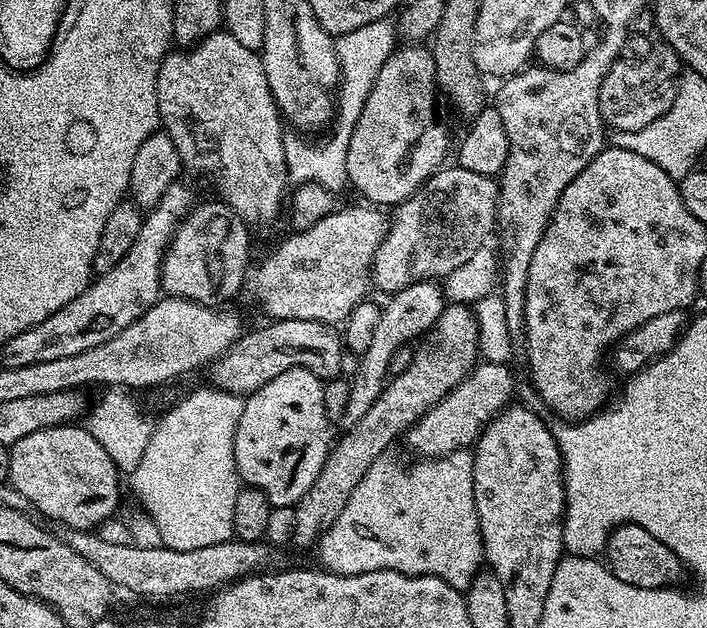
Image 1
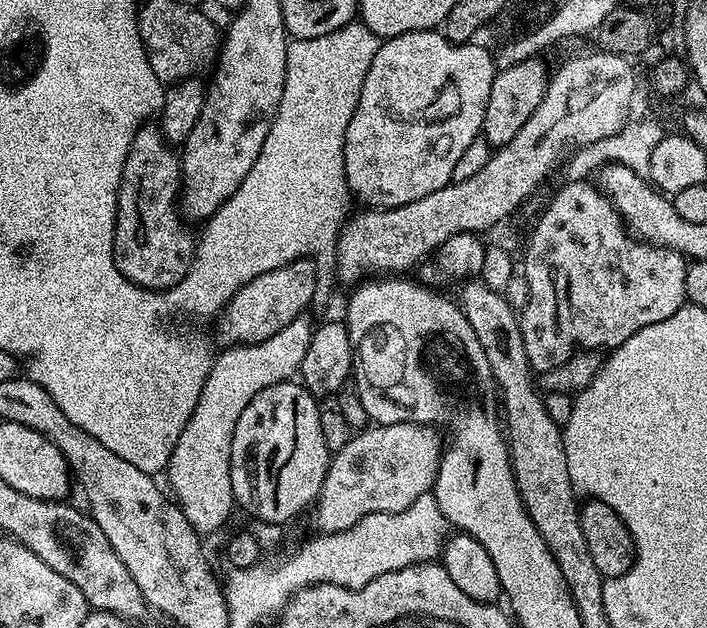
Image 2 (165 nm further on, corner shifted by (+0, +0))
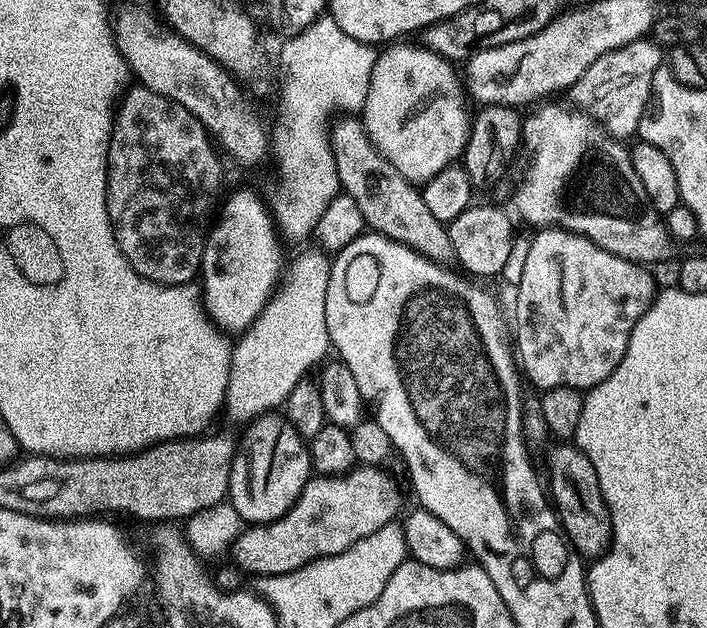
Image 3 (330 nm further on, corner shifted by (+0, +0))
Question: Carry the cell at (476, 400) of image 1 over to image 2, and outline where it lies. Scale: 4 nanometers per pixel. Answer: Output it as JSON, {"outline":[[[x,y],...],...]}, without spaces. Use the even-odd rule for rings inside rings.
{"outline":[[[376,424],[357,431],[342,450],[338,450],[329,459],[326,478],[316,497],[314,511],[316,524],[321,533],[341,532],[357,524],[360,519],[379,512],[401,512],[419,498],[433,491],[436,472],[440,468],[442,440],[435,427],[426,424]]]}

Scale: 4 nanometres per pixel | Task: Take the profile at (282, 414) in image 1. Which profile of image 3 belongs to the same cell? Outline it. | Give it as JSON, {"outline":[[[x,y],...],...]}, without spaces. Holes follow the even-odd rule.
{"outline":[[[276,410],[257,416],[243,429],[243,432],[244,437],[241,438],[240,444],[238,440],[238,447],[232,458],[228,496],[230,503],[236,508],[244,522],[268,524],[272,520],[279,520],[281,516],[288,513],[290,506],[294,506],[294,502],[302,494],[306,482],[313,475],[308,445],[305,437],[300,436],[298,430],[294,430],[287,415]]]}

